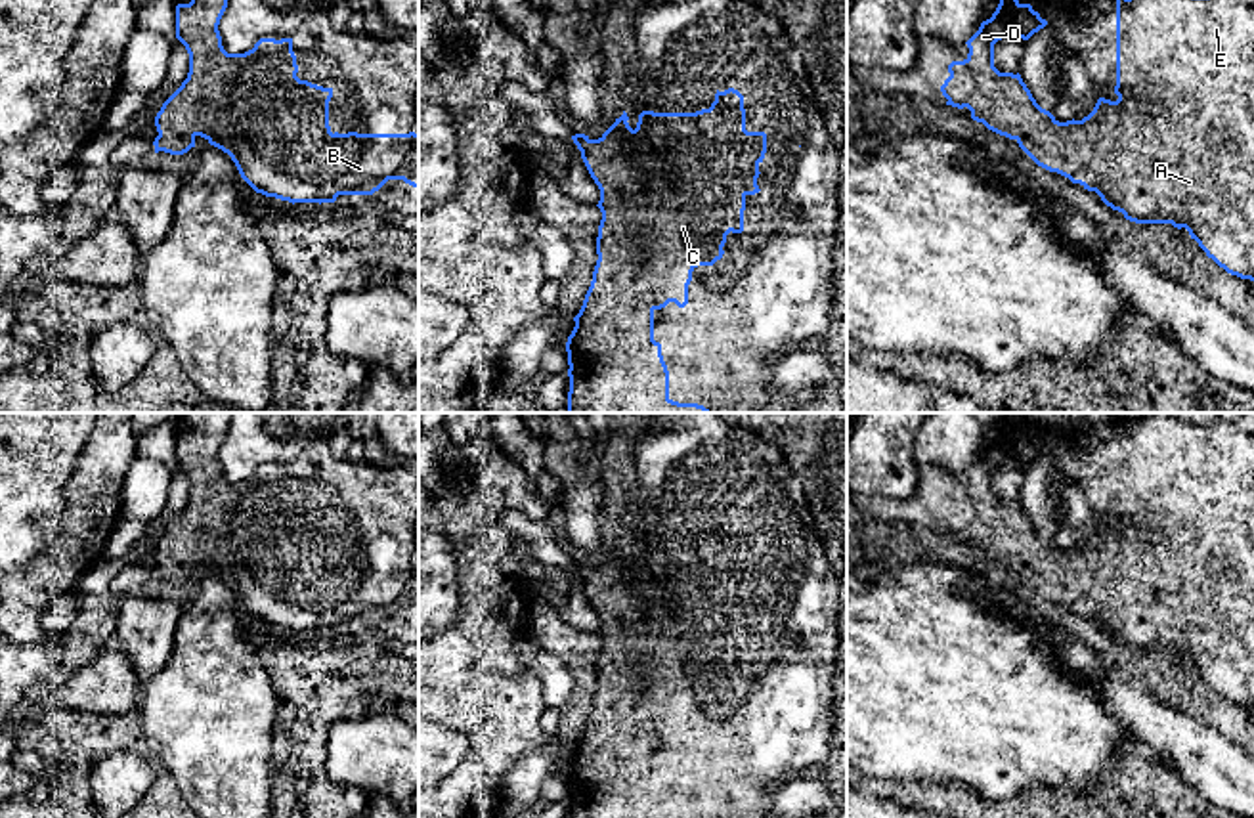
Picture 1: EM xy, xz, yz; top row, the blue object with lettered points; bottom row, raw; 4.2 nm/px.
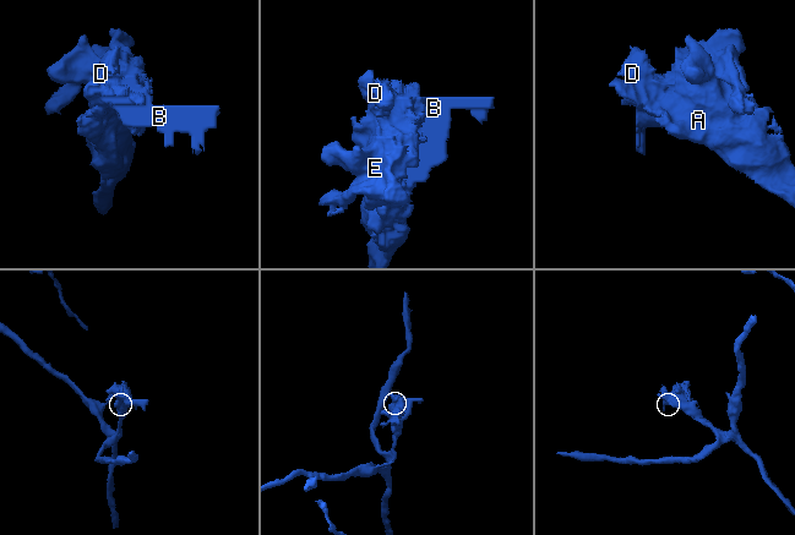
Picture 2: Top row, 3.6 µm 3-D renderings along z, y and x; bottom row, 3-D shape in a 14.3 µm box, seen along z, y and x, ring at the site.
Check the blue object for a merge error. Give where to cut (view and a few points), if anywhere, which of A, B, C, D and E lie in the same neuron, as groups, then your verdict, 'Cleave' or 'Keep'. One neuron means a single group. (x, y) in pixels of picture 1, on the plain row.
No split. Groups: A B C D E. Keep

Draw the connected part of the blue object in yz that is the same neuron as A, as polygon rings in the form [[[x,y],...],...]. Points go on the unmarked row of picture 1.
[[[1241,413],[1235,420],[1214,419],[1208,424],[1193,424],[1179,419],[1155,415],[1143,420],[1134,420],[1130,426],[1116,420],[1116,529],[1099,526],[1093,539],[1082,549],[1059,550],[1049,539],[1042,537],[1032,526],[1030,518],[1023,510],[1021,503],[1000,501],[994,495],[994,472],[1004,464],[1017,463],[1028,468],[1034,461],[1048,453],[1030,432],[1021,432],[1017,426],[1023,420],[1007,419],[998,422],[1000,432],[990,447],[983,449],[979,459],[965,470],[969,482],[963,489],[952,489],[948,493],[950,505],[940,514],[946,533],[971,539],[971,547],[983,550],[988,558],[1015,568],[1019,575],[1042,596],[1057,600],[1069,606],[1072,612],[1080,612],[1088,619],[1095,619],[1101,629],[1124,642],[1126,648],[1135,652],[1172,652],[1174,656],[1185,656],[1199,671],[1199,675],[1227,701],[1241,707],[1254,709],[1254,413]]]

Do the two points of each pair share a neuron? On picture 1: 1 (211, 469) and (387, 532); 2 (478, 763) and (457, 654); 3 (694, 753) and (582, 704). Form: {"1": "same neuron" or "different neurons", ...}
{"1": "same neuron", "2": "different neurons", "3": "different neurons"}

